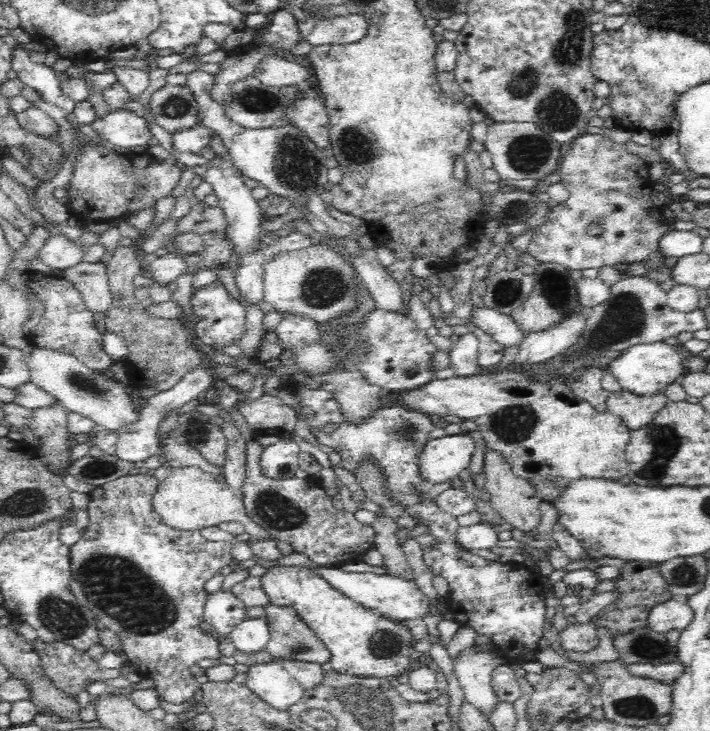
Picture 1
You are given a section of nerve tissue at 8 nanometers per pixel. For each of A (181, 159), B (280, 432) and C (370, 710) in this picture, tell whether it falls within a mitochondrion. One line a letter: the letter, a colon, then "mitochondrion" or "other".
A: other
B: other
C: mitochondrion

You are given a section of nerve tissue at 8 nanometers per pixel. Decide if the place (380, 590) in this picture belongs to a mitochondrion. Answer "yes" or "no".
no

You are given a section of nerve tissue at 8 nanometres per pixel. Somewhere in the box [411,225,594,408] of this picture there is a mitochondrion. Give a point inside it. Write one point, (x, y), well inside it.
(555, 293)

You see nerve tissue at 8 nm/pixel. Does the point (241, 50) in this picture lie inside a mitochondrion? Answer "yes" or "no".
no

